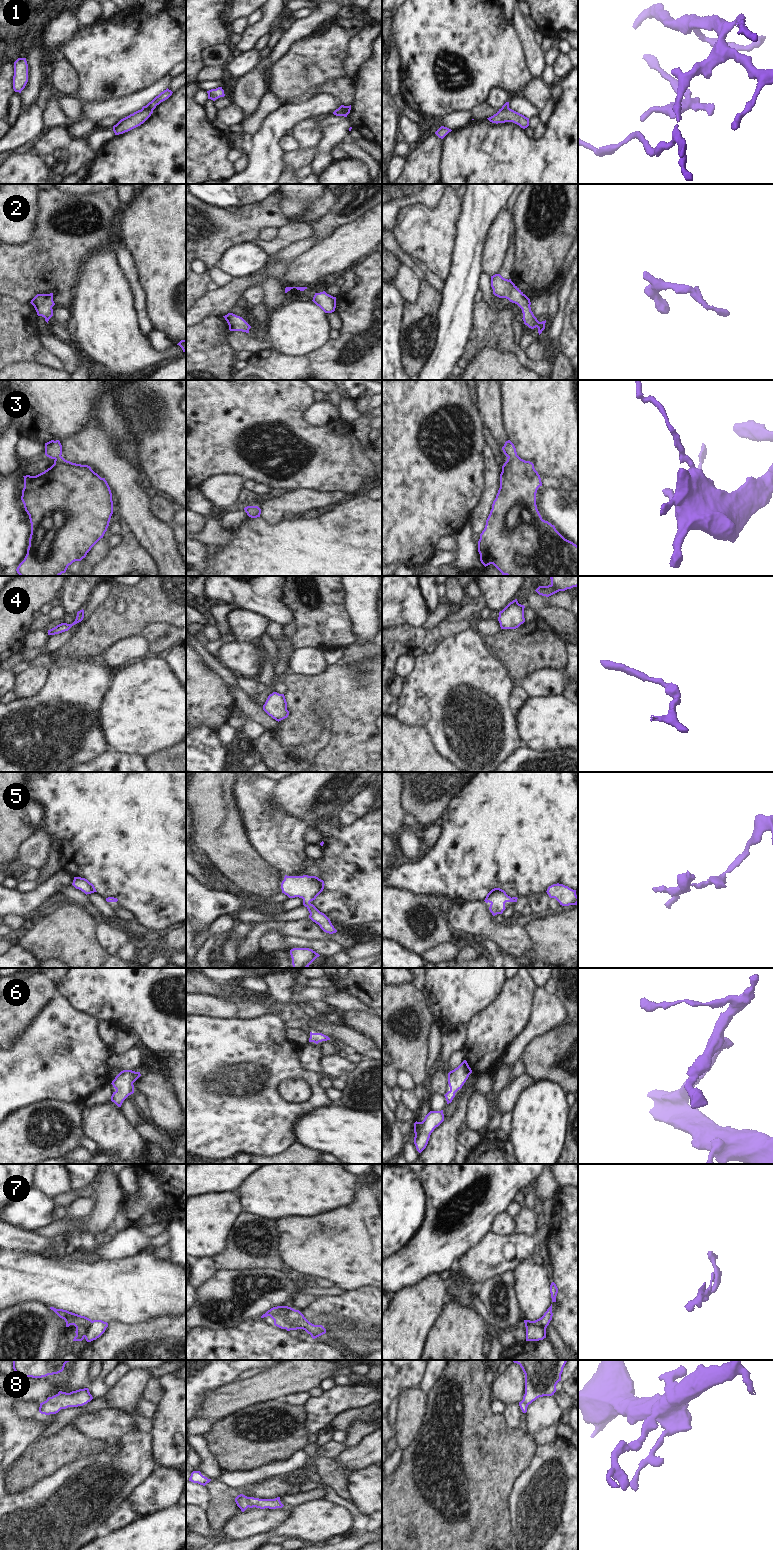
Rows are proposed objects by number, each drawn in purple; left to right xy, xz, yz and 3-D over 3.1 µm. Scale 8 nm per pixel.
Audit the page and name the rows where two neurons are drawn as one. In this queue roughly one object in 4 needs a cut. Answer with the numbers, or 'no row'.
1, 7

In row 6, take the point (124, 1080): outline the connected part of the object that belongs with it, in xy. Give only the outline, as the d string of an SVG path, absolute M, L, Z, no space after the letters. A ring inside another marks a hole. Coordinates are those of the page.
M132 1070L121 1071L112 1081L113 1087L116 1089L111 1096L111 1101L118 1107L121 1107L123 1101L134 1093L133 1083L141 1076L140 1072Z

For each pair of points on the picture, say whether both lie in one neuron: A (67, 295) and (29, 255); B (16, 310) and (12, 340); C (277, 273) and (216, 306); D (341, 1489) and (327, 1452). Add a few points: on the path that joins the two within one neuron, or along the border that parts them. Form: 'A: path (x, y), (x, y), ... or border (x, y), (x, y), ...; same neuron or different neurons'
A: border (71, 288), (57, 290), (53, 293); different neurons
B: path (16, 317), (16, 321), (12, 325), (12, 333); same neuron
C: path (262, 276), (238, 285), (231, 292); same neuron
D: border (316, 1446), (315, 1452), (318, 1455), (333, 1459); different neurons

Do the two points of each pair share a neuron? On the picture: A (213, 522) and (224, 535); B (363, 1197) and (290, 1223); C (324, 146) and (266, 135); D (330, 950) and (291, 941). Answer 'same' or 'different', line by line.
A: same
B: same
C: different
D: same

